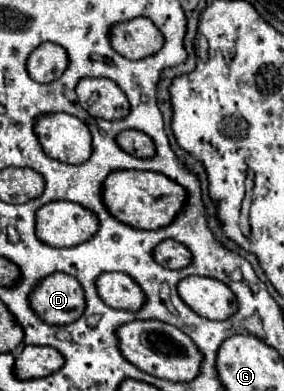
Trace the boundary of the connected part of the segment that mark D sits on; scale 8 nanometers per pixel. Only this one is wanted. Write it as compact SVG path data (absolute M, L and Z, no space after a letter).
M50 274L30 294L30 306L46 322L54 326L78 320L86 310L84 290L70 274Z

